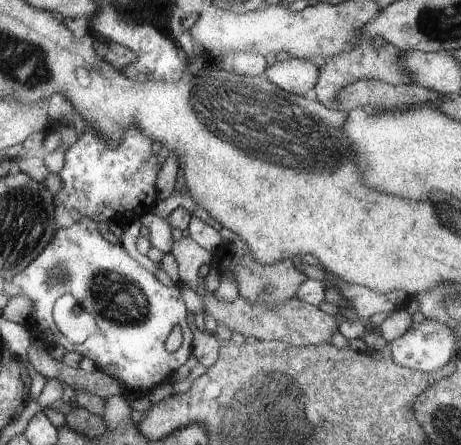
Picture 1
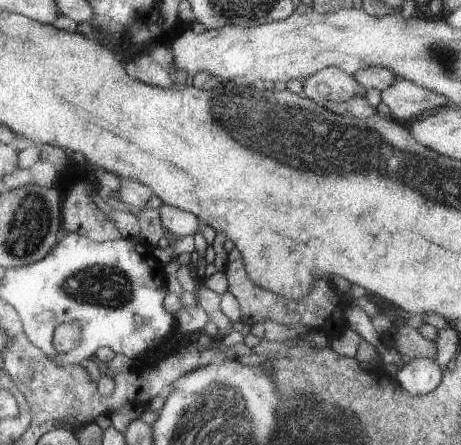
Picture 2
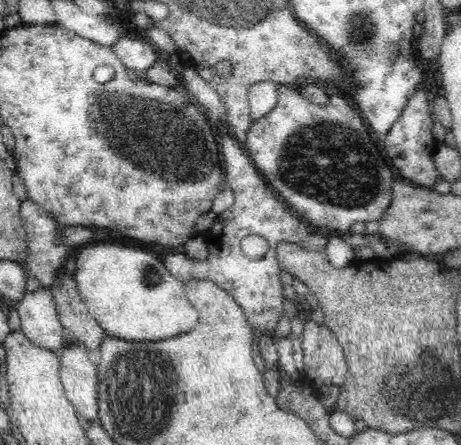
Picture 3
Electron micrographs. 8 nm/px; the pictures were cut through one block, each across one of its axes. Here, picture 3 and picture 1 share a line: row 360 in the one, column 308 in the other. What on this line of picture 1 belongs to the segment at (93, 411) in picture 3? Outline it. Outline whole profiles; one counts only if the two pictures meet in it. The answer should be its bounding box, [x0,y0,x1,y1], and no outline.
[263,58,319,96]

